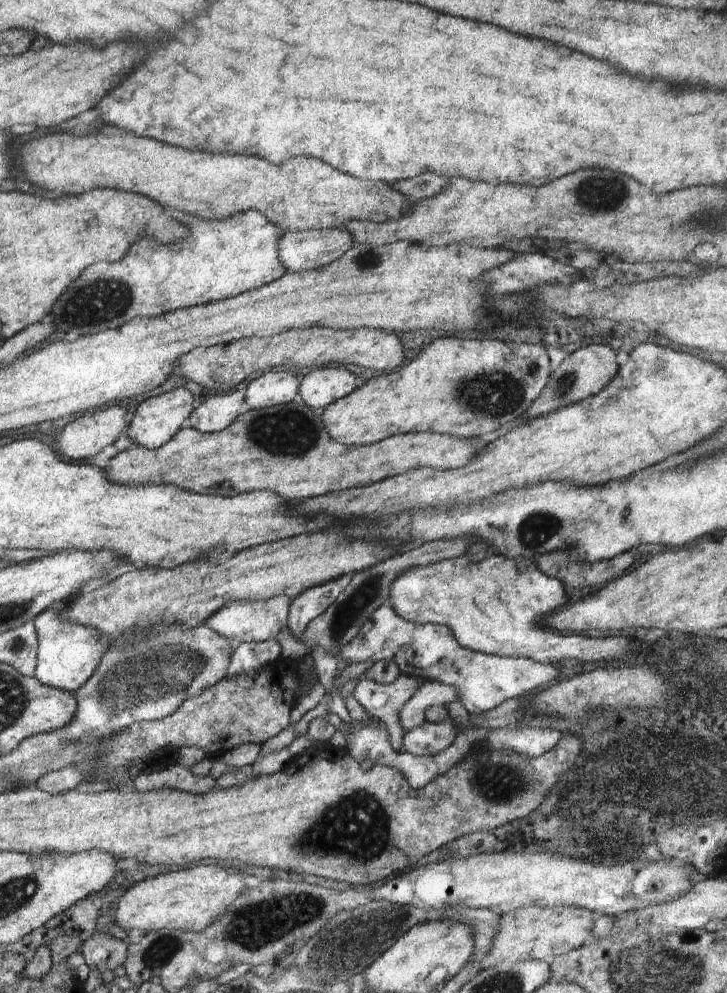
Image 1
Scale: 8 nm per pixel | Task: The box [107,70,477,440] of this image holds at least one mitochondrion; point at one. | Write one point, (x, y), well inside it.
(369, 259)

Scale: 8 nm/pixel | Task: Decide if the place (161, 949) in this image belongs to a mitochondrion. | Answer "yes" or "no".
yes

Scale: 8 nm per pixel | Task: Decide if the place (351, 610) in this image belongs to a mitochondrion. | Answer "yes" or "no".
yes

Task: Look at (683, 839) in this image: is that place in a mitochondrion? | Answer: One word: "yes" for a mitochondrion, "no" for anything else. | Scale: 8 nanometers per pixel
no

